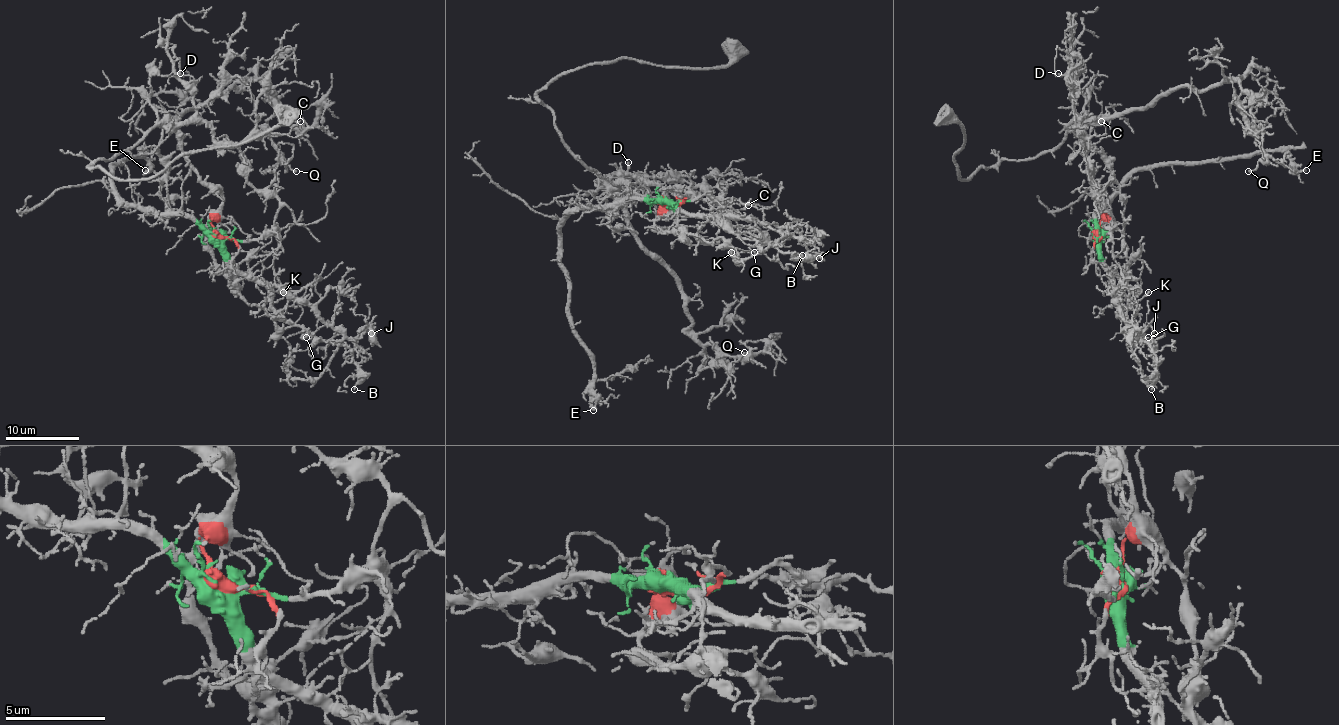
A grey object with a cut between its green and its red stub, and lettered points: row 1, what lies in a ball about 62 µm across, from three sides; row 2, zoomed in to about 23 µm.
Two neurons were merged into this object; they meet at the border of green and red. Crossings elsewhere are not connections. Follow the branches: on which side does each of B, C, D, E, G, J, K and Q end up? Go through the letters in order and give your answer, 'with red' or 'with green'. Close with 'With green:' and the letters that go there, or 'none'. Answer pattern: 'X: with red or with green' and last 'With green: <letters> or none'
B: with green
C: with red
D: with red
E: with green
G: with green
J: with green
K: with green
Q: with red
With green: B, E, G, J, K

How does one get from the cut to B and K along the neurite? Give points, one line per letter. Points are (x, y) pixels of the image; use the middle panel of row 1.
B: (665, 202), (674, 202), (689, 214), (713, 215), (734, 234), (762, 240), (806, 260), (802, 254)
K: (665, 202), (674, 202), (689, 214), (713, 215), (719, 225), (717, 236), (732, 252)

